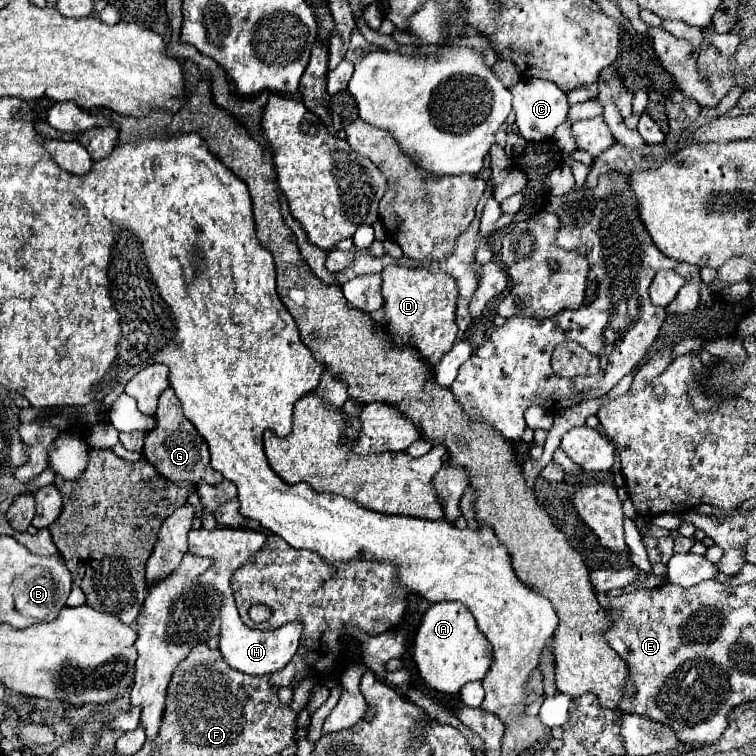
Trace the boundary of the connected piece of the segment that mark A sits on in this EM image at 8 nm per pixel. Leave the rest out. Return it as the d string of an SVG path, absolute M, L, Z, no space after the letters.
M433 603L421 619L411 645L411 659L421 679L441 691L455 695L469 681L481 681L491 667L493 651L481 631L477 631L475 617L461 607L461 603Z

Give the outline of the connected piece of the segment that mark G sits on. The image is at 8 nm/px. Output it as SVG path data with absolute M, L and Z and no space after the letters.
M167 387L159 399L159 407L157 407L157 427L153 431L147 433L145 437L145 445L143 445L143 455L145 459L157 467L157 471L165 477L165 479L173 479L173 481L191 481L191 483L211 483L217 485L223 481L221 475L217 475L213 471L213 467L209 467L210 453L208 445L199 435L199 431L185 419L183 411L181 411L181 403L175 397L173 389Z

